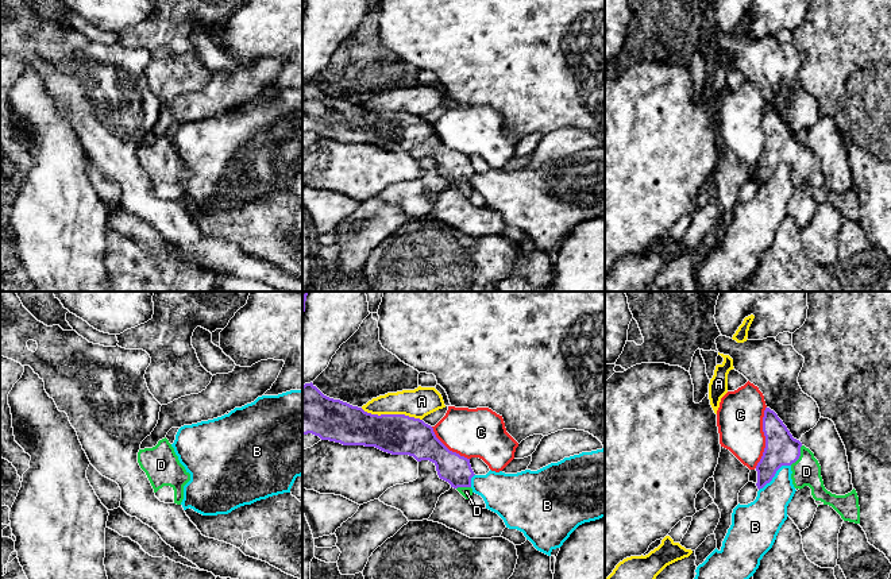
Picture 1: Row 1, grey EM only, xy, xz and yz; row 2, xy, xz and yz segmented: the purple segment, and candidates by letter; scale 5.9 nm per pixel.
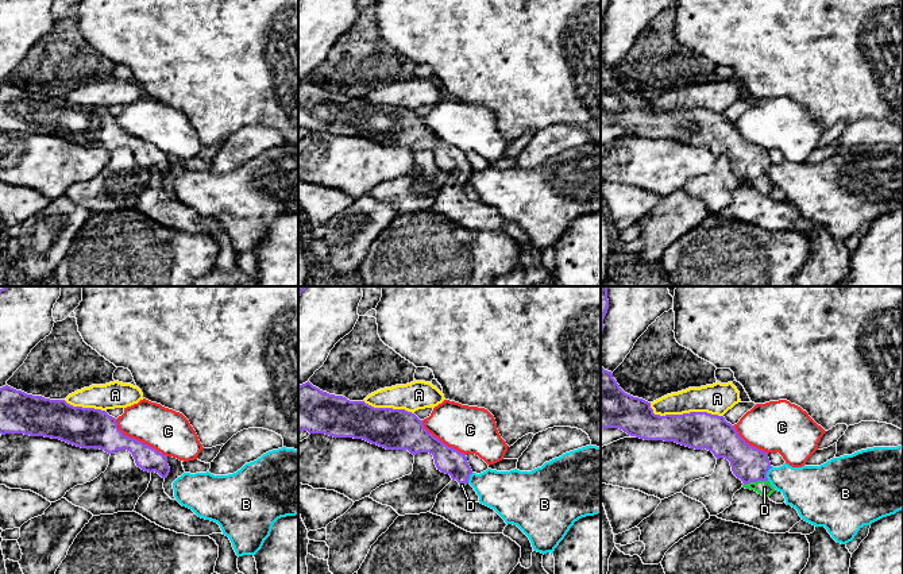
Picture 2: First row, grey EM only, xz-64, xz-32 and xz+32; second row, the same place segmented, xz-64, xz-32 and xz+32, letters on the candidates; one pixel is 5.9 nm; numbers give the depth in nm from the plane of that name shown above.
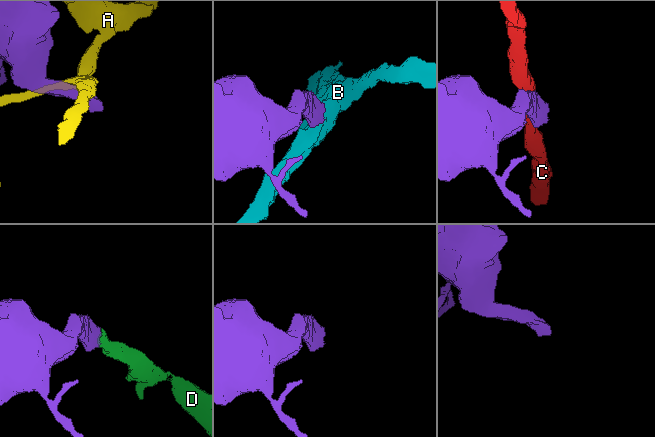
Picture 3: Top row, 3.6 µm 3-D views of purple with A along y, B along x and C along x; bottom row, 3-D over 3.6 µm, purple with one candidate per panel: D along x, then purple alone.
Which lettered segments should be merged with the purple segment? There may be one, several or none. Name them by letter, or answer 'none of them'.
D

